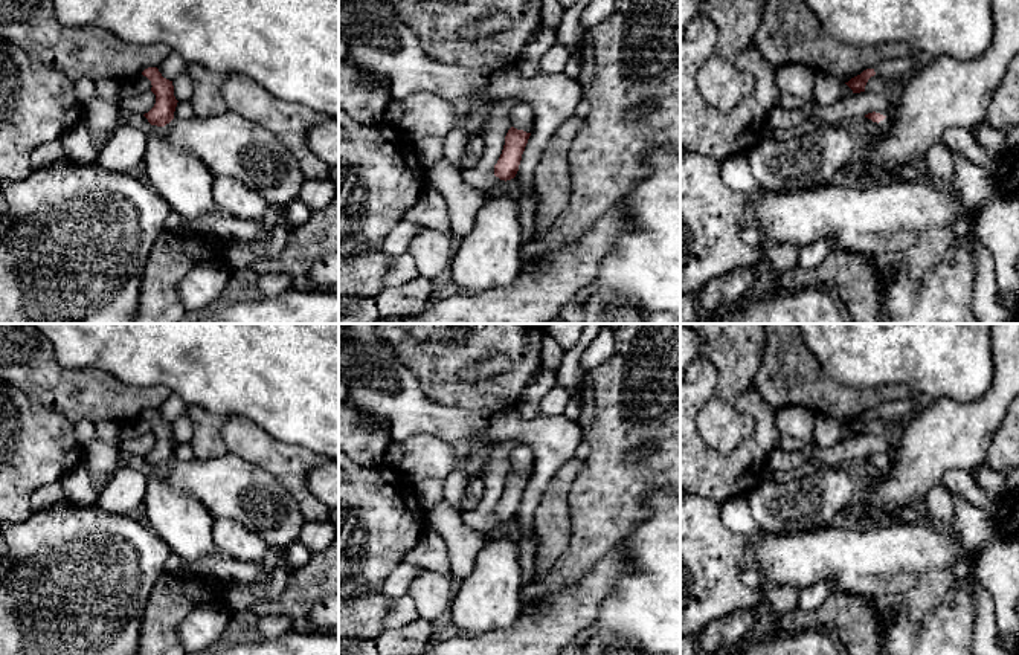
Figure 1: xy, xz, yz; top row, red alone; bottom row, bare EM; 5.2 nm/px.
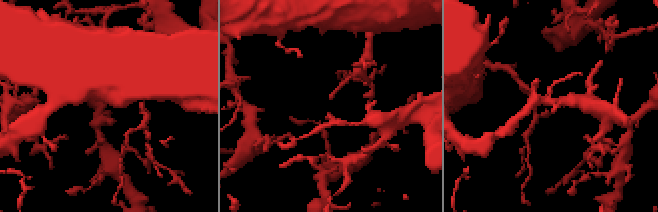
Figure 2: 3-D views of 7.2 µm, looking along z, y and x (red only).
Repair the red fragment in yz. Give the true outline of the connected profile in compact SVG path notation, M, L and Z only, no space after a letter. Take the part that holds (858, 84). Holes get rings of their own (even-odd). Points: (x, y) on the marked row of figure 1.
M866 69L845 84L853 90L853 93L860 93L860 92L865 92L865 86L868 79L874 75L876 75L874 69Z

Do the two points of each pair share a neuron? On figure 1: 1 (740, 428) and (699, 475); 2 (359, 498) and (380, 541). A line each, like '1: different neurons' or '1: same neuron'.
1: different neurons
2: same neuron

